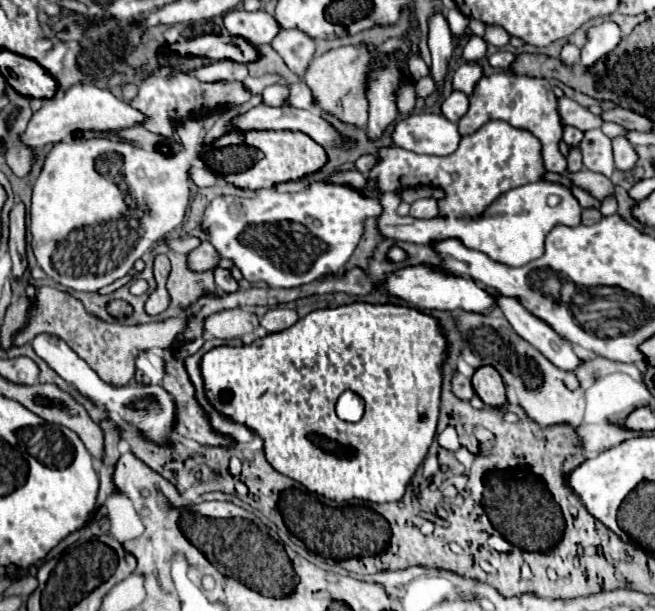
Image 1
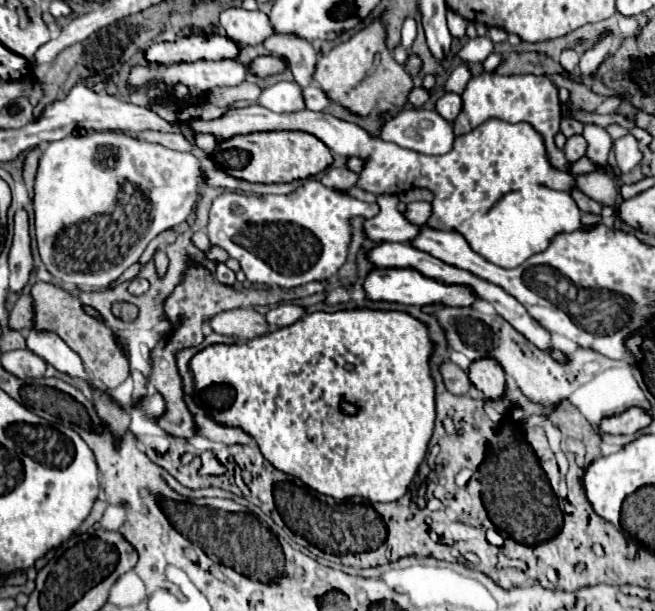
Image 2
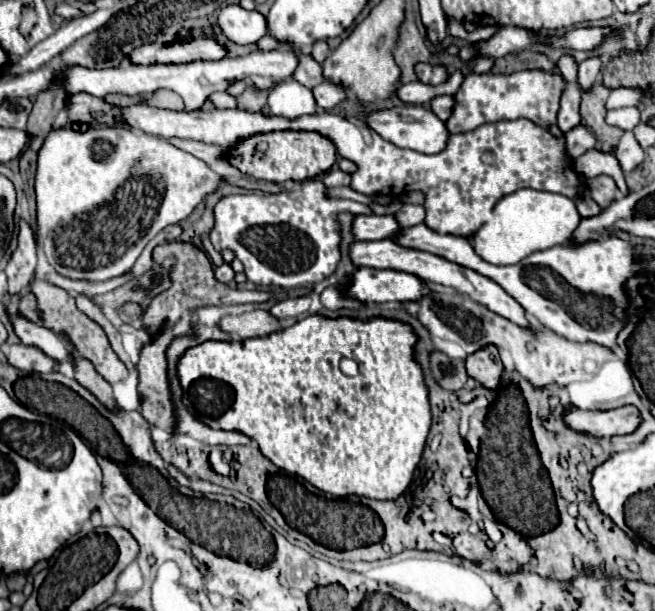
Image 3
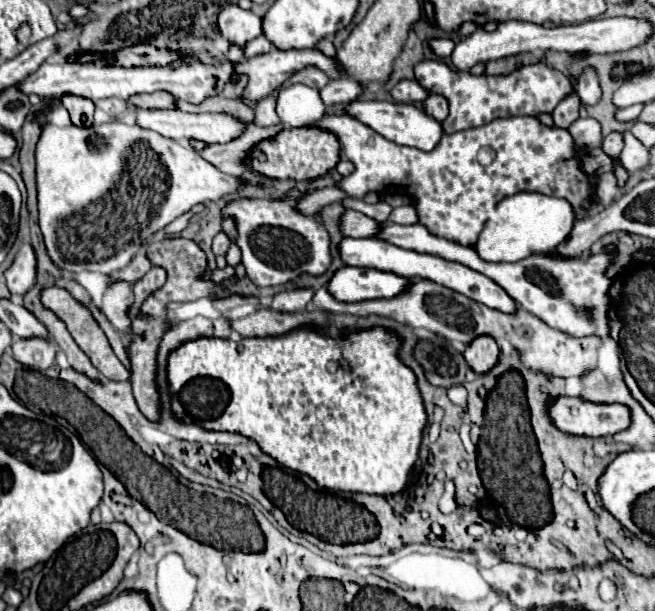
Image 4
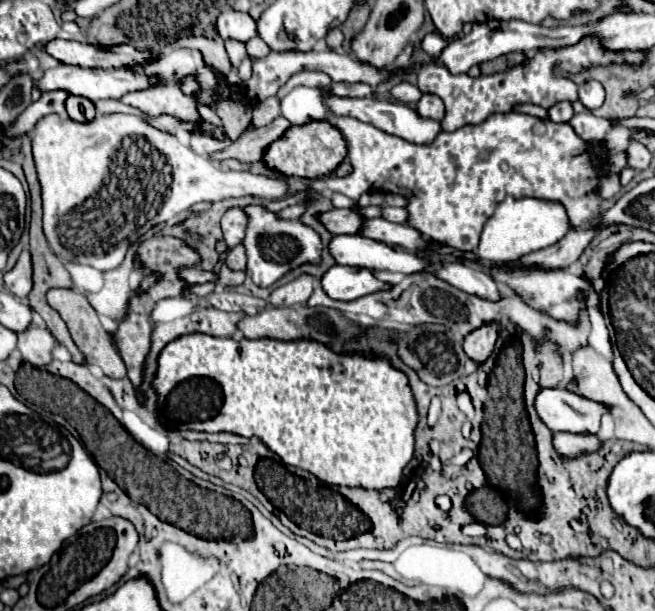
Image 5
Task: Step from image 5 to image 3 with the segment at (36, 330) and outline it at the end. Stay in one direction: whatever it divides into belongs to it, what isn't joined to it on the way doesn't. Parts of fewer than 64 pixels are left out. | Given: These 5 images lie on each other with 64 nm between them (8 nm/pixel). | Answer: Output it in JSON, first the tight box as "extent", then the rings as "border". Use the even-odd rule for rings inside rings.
{"extent":[8,344,54,374],"border":[[[14,344],[8,348],[8,364],[22,374],[46,374],[52,370],[54,362],[48,358],[44,352],[40,352],[34,346],[24,346],[24,344]]]}

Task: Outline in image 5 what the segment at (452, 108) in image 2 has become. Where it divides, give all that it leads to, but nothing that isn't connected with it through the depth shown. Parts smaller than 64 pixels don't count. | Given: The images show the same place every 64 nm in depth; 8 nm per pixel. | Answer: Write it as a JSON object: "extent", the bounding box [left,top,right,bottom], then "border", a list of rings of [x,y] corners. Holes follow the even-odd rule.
{"extent":[416,94,446,120],"border":[[[424,94],[418,102],[418,108],[416,112],[422,116],[422,118],[432,118],[432,120],[442,120],[444,114],[446,114],[446,108],[444,108],[444,102],[434,96],[434,94]]]}

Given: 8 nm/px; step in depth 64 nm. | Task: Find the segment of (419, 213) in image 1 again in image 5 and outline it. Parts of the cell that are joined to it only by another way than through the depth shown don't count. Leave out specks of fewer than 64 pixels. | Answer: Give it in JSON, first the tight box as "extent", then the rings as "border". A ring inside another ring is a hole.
{"extent":[382,206,408,224],"border":[[[384,206],[384,212],[382,216],[390,222],[398,222],[398,224],[404,224],[408,220],[408,210],[406,208],[392,208],[392,206]]]}

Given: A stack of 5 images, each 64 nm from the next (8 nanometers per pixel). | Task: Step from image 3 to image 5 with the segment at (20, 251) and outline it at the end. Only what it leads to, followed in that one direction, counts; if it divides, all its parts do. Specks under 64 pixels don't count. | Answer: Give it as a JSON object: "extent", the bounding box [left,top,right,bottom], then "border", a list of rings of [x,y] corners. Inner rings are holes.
{"extent":[4,252,32,298],"border":[[[22,252],[16,266],[4,274],[4,282],[12,294],[18,298],[26,298],[32,290],[32,256],[30,252]]]}

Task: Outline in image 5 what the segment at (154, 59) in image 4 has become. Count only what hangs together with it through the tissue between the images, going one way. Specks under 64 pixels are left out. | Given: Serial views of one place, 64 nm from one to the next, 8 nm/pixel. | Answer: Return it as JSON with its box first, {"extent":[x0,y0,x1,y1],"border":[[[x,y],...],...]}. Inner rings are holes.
{"extent":[44,40,150,68],"border":[[[52,40],[44,48],[62,64],[76,64],[84,68],[136,68],[140,62],[150,62],[150,50],[136,50],[130,44],[122,46],[92,46],[86,42]]]}

